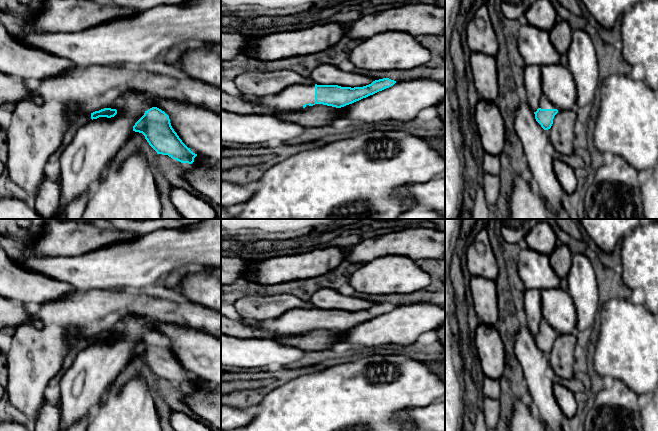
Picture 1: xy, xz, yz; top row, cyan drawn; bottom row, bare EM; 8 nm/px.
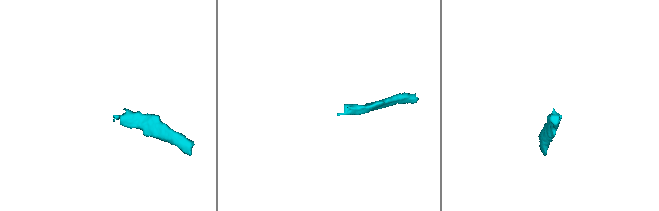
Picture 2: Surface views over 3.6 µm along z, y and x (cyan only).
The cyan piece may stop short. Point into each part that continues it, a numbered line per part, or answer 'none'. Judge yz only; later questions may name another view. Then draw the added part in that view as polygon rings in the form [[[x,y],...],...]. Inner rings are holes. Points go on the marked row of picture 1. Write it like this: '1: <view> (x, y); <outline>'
1: yz (544, 101); [[[542,95],[540,99],[540,107],[541,109],[556,109],[556,107],[549,101],[549,99]]]

